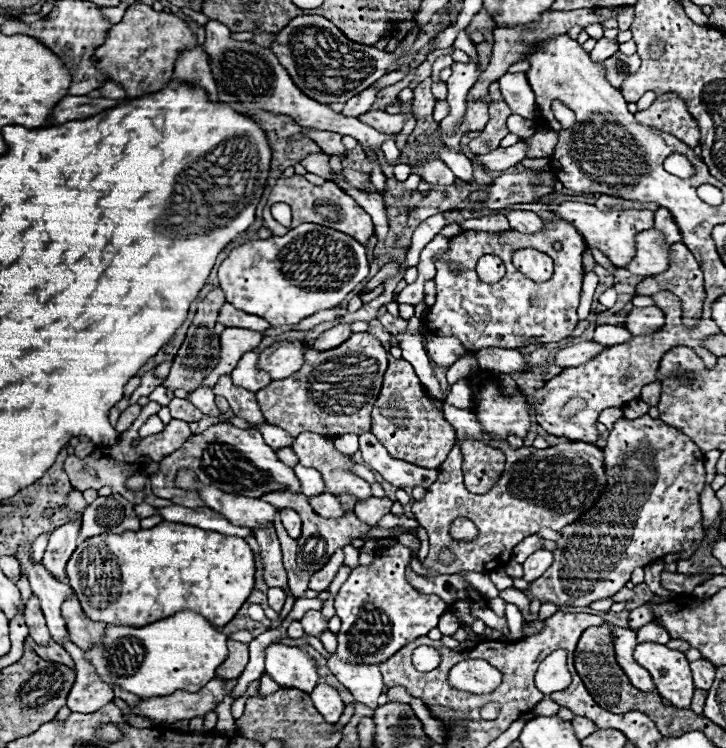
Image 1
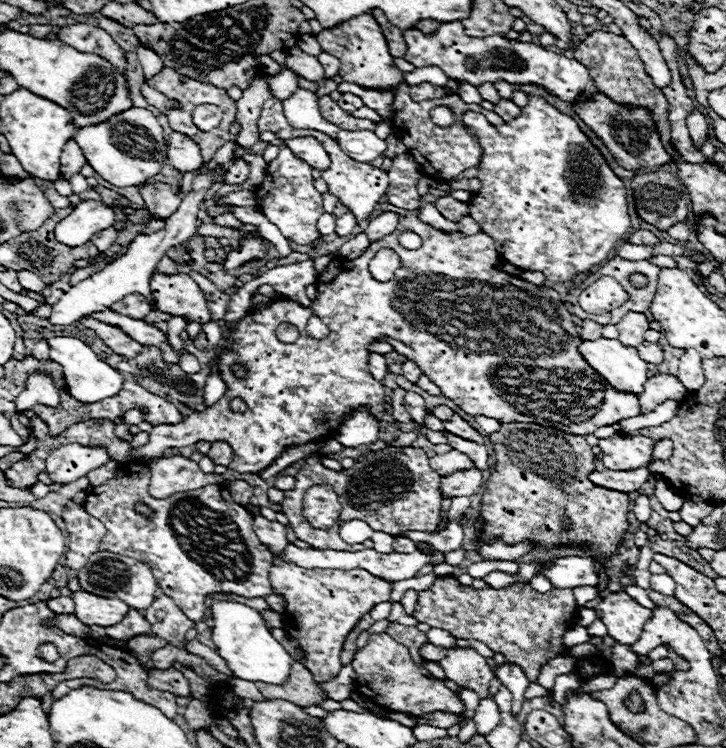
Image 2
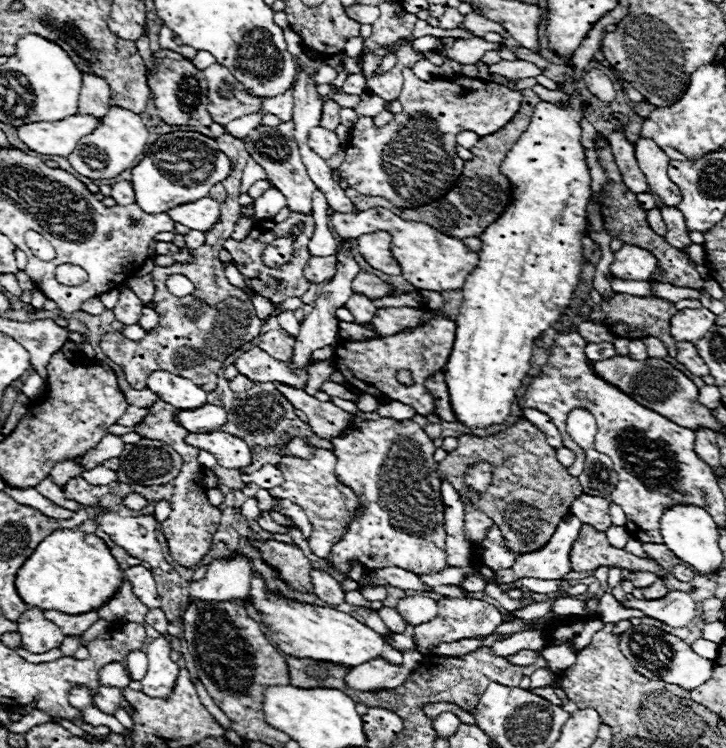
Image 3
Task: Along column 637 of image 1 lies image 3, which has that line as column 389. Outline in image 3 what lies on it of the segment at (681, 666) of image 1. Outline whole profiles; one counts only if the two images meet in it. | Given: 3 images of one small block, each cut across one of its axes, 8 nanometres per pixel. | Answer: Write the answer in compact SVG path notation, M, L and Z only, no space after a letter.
M262 576L252 578L252 588L248 596L250 604L260 614L260 620L272 634L272 642L290 656L298 658L312 658L312 660L330 660L344 666L358 666L378 654L382 654L388 662L398 662L402 654L392 646L384 646L380 634L376 634L366 624L358 622L346 612L334 608L318 608L312 604L304 604L298 600L286 600L280 594L272 594L266 588Z

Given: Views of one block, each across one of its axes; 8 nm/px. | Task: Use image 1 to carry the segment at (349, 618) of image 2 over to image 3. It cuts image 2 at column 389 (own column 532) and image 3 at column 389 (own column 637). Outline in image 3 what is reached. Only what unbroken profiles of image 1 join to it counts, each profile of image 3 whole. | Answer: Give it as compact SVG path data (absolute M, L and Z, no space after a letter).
M356 418L356 428L350 430L346 436L340 436L340 438L334 438L332 440L332 448L334 448L334 454L338 456L338 464L336 464L336 476L340 478L340 482L344 482L346 486L350 486L358 498L360 498L360 510L356 512L354 520L350 522L346 534L342 536L340 542L336 542L336 546L332 546L332 554L330 558L326 558L330 562L330 568L340 572L340 574L350 574L352 570L352 564L358 562L362 564L366 570L380 570L380 568L390 568L390 566L398 566L398 568L404 568L408 572L414 572L414 574L436 574L436 572L442 572L448 562L446 562L446 532L444 532L444 502L442 502L442 496L440 496L440 476L438 476L438 464L434 462L432 454L436 450L434 442L428 438L428 434L414 422L414 420L392 420L392 418L380 418L380 420L360 420Z

